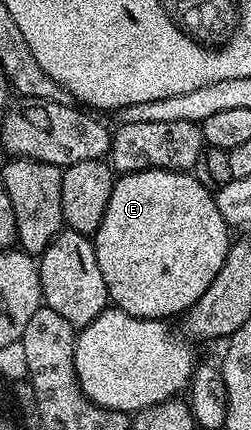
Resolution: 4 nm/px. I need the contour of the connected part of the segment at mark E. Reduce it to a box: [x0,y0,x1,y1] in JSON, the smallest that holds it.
[93,170,231,320]

